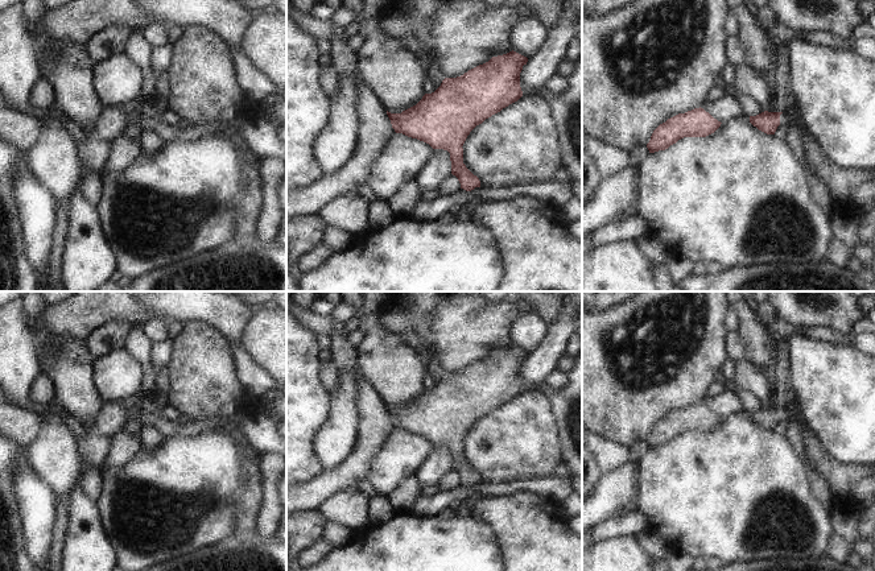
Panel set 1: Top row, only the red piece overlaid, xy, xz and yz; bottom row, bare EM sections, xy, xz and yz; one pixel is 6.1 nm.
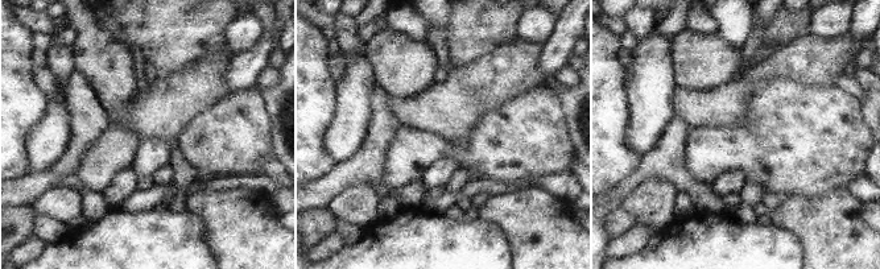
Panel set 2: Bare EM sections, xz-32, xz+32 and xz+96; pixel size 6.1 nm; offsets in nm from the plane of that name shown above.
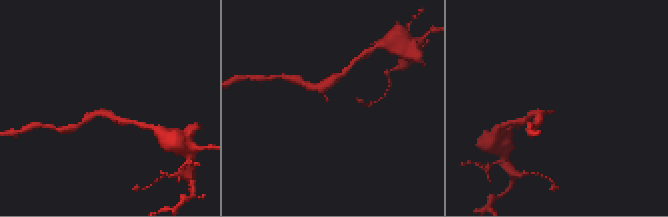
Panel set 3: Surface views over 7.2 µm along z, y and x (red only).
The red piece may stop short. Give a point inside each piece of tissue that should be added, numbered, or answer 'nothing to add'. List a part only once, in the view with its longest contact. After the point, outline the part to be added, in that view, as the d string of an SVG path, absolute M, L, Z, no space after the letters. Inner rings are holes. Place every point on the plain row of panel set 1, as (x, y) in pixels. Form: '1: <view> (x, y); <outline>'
nothing to add

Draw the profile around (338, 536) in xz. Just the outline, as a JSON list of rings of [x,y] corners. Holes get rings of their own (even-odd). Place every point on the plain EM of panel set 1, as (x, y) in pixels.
[[[325,522],[322,539],[329,541],[334,547],[344,549],[350,543],[352,543],[356,537],[358,533],[346,526],[333,522]]]

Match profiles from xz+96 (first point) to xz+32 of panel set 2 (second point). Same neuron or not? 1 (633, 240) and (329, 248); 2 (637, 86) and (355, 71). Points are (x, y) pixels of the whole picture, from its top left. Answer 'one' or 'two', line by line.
1: one
2: one

